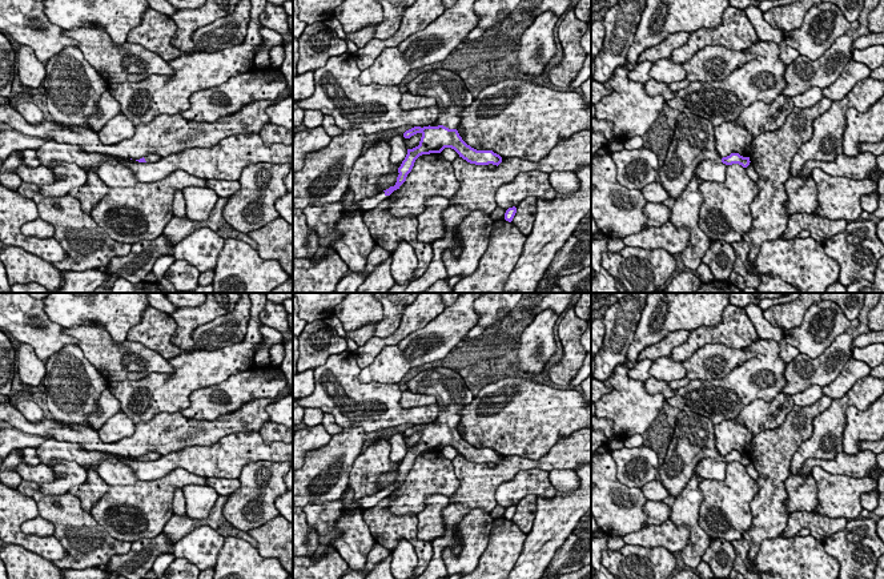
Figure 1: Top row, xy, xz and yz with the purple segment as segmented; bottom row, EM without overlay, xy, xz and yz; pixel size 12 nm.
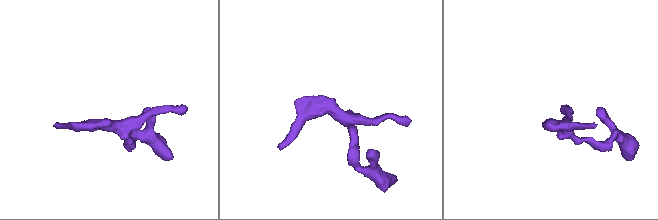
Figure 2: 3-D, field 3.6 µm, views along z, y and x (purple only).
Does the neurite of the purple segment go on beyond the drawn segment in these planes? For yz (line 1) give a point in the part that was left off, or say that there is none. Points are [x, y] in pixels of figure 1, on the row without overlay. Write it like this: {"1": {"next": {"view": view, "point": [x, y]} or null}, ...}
{"1": {"next": {"view": "yz", "point": [694, 438]}}}

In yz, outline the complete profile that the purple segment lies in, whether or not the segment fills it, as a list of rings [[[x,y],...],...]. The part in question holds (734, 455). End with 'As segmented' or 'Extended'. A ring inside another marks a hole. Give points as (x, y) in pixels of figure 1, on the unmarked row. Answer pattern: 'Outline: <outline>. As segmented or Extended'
Outline: [[[679,409],[672,442],[658,470],[660,482],[670,496],[680,495],[692,478],[698,462],[708,455],[726,463],[739,462],[743,466],[750,463],[750,455],[739,451],[722,457],[715,446],[714,427],[715,425],[708,418]]]. Extended

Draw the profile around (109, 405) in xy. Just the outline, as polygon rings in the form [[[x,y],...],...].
[[[108,389],[101,393],[97,403],[101,414],[88,417],[88,422],[93,430],[99,430],[107,419],[121,411],[120,401]]]

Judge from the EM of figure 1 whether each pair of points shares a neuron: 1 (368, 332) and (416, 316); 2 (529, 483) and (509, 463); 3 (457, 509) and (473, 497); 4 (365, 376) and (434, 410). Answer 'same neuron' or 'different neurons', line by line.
1: different neurons
2: different neurons
3: same neuron
4: different neurons

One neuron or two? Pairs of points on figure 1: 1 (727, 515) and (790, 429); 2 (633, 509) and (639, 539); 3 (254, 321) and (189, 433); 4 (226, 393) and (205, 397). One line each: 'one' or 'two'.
1: two
2: two
3: two
4: one

